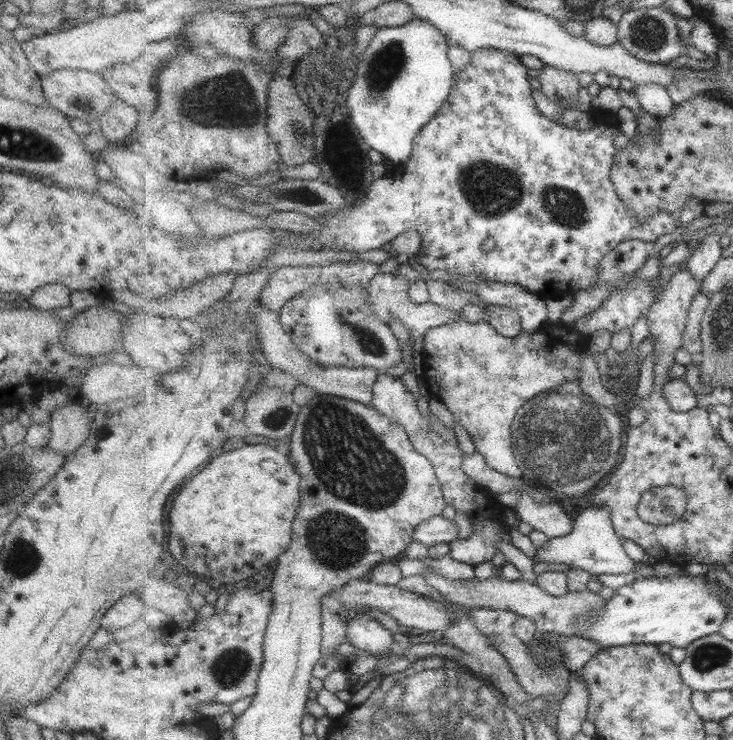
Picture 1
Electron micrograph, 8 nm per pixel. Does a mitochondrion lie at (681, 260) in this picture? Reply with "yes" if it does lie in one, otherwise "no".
no

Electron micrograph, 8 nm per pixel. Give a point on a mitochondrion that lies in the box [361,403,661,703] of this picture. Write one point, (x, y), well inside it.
(548, 653)

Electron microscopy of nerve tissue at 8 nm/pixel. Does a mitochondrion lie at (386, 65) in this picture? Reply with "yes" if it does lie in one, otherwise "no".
yes

